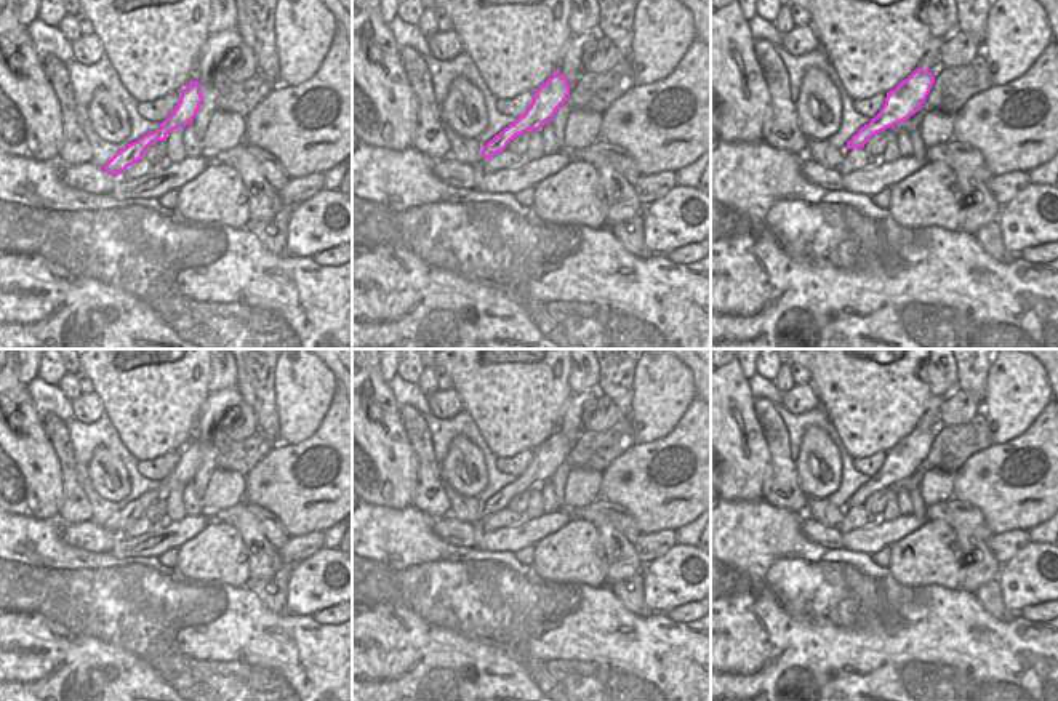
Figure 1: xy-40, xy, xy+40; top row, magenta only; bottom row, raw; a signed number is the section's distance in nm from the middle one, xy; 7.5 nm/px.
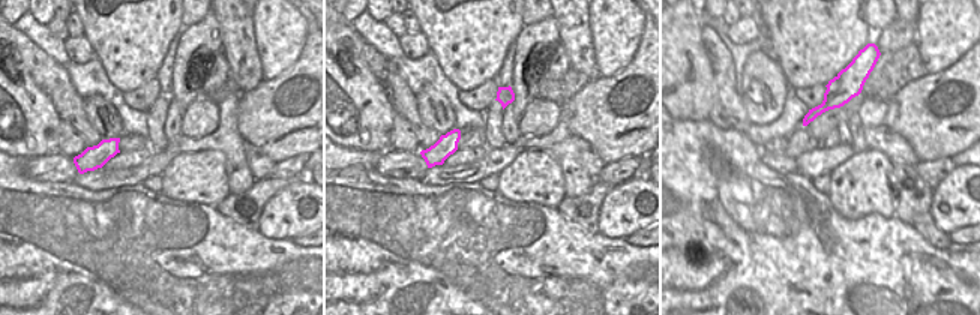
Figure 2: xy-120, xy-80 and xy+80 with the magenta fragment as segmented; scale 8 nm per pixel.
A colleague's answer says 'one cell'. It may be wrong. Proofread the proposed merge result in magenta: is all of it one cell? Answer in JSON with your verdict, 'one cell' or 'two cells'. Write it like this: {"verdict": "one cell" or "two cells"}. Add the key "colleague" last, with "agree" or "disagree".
{"verdict": "one cell", "colleague": "agree"}

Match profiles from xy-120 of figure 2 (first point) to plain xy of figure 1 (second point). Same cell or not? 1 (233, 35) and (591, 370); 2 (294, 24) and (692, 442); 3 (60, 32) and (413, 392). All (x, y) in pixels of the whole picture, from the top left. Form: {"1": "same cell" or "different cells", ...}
{"1": "different cells", "2": "different cells", "3": "different cells"}

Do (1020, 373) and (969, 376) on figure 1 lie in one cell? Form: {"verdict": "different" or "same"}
{"verdict": "different"}

